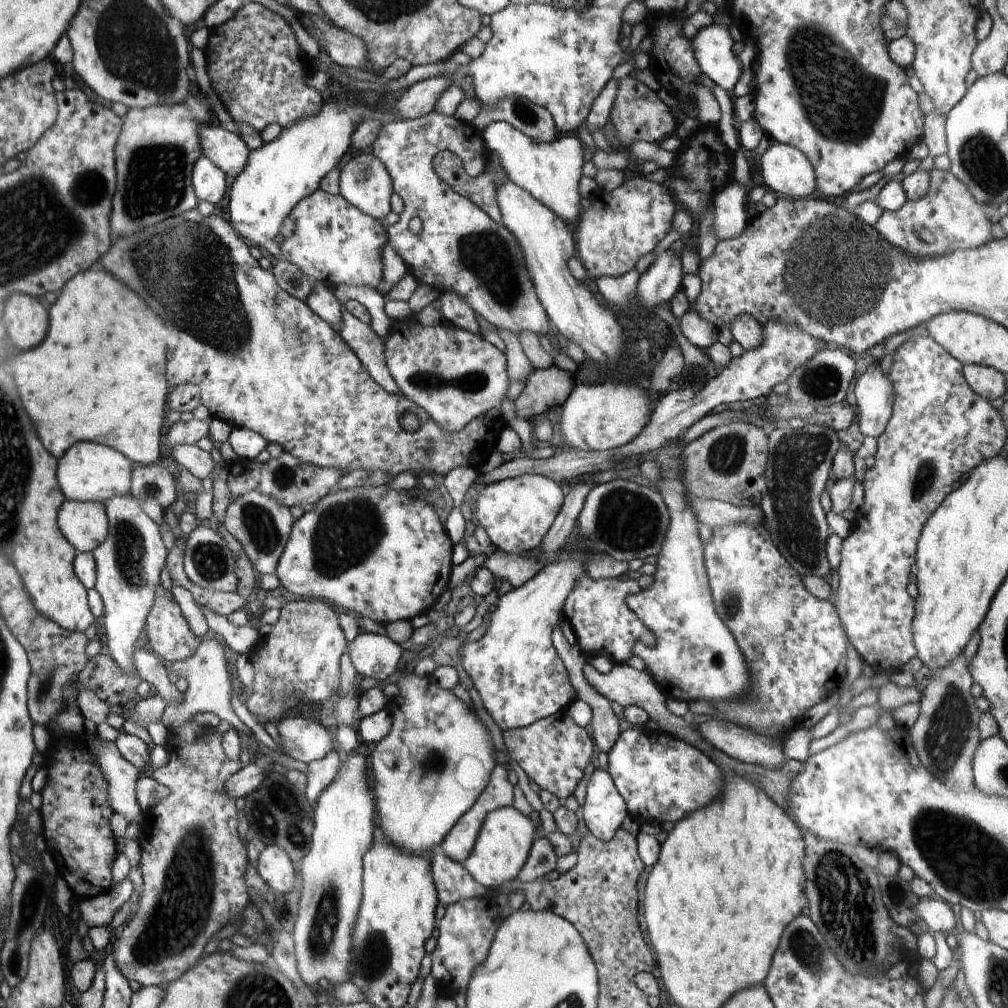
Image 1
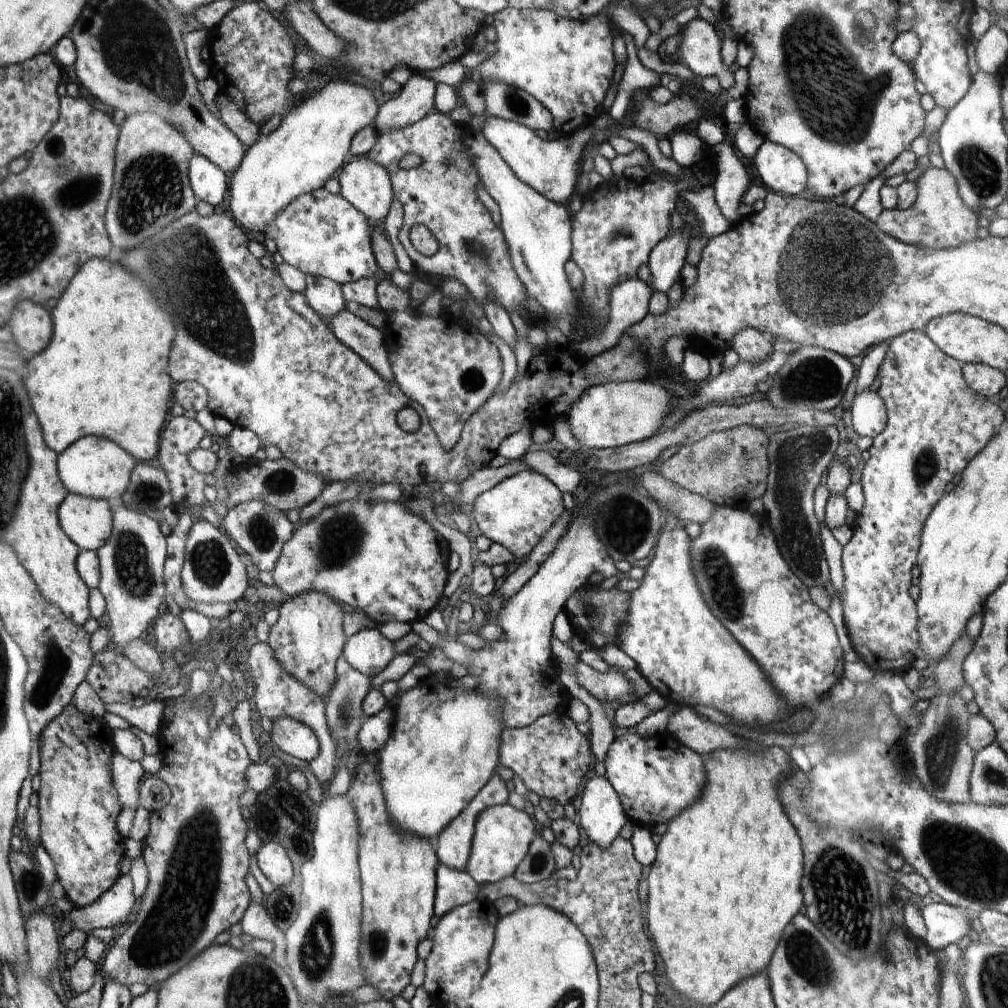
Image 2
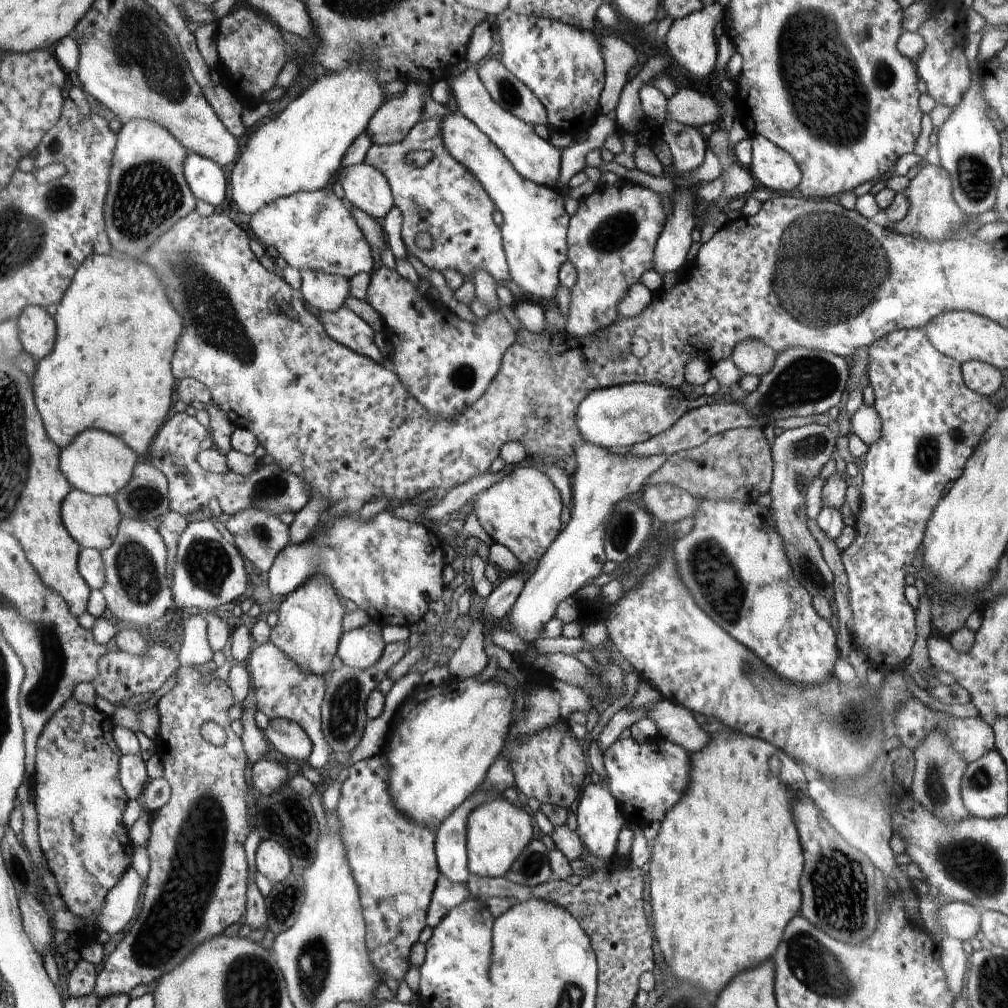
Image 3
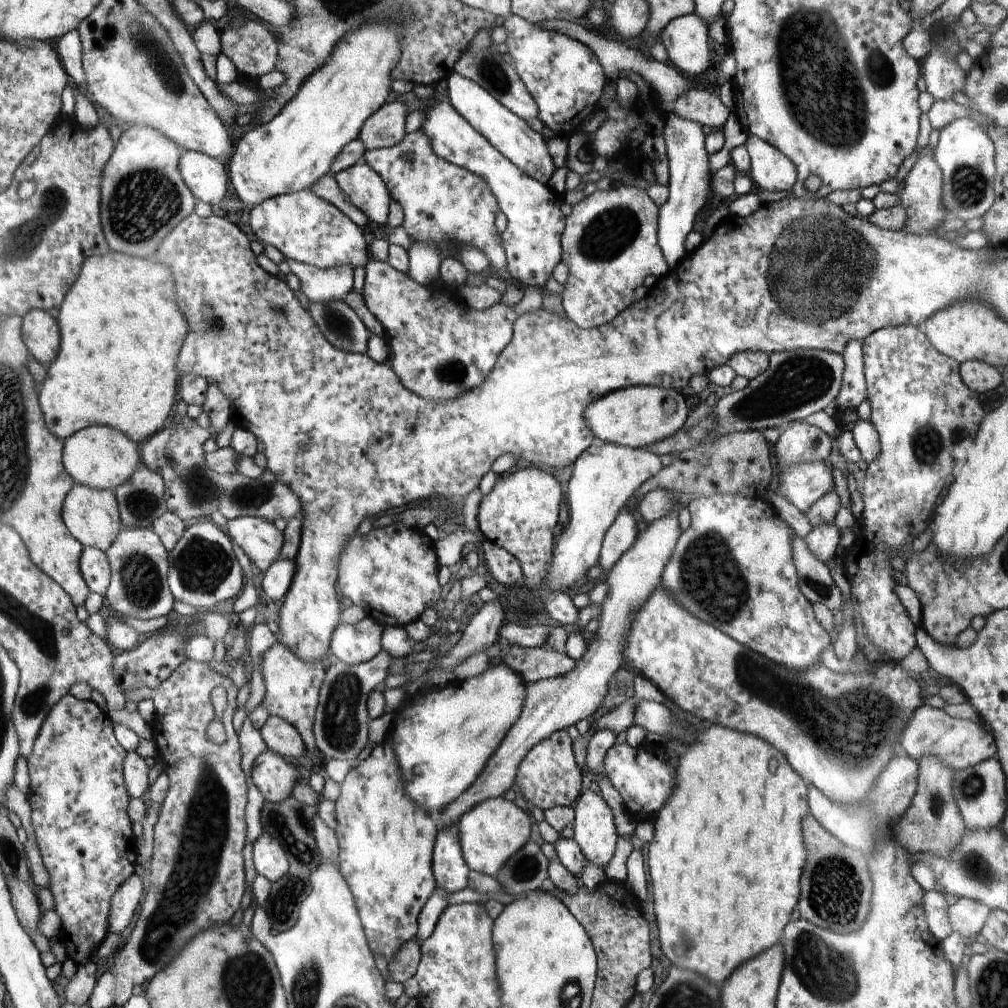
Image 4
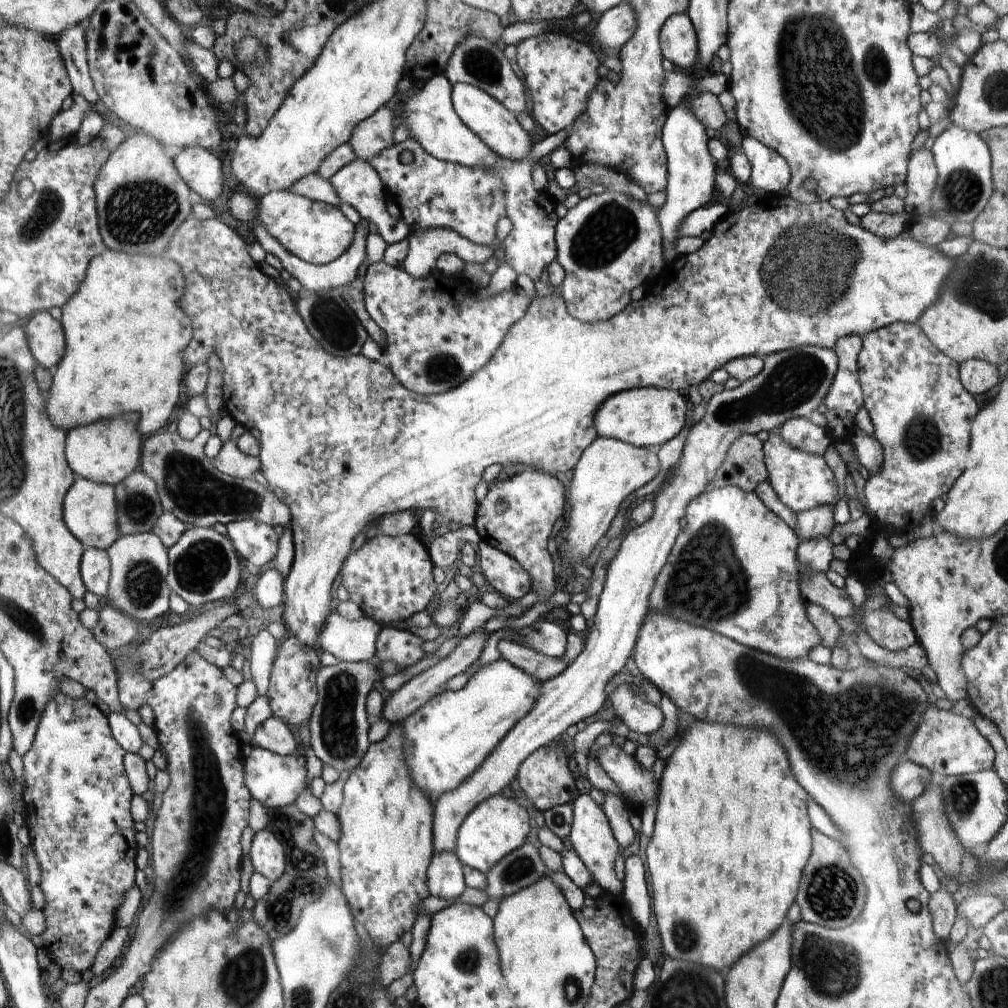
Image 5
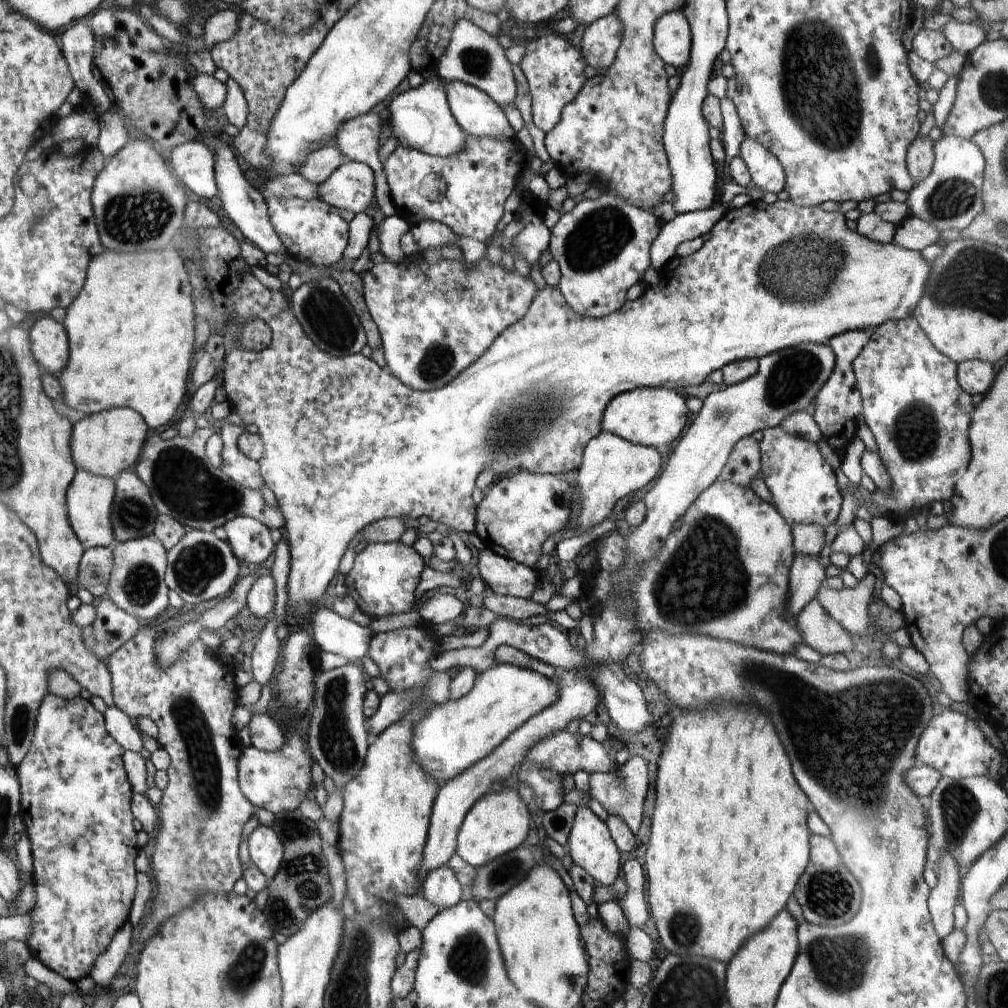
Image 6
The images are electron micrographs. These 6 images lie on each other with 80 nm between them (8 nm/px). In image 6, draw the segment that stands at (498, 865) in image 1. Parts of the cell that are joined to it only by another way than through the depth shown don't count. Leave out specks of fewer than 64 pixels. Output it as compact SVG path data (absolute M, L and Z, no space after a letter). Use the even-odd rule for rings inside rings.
M515 788L488 791L482 795L459 828L456 854L475 869L524 844L530 830L530 812Z

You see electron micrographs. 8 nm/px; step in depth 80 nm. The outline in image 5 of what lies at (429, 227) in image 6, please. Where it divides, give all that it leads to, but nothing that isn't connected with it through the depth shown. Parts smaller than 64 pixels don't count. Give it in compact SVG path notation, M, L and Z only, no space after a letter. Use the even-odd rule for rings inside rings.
M440 227L411 231L407 239L409 251L401 266L414 278L422 278L435 270L435 260L442 253L454 253L464 262L482 264L496 255L495 246L477 245L455 230Z

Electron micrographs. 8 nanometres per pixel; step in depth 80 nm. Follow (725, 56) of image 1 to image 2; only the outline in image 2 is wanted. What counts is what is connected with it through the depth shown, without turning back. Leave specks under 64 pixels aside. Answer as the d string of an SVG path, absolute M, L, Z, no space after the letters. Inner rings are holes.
M697 17L679 29L680 60L694 74L701 77L716 76L721 88L730 89L734 84L734 66L723 63L721 49L723 40L712 24Z

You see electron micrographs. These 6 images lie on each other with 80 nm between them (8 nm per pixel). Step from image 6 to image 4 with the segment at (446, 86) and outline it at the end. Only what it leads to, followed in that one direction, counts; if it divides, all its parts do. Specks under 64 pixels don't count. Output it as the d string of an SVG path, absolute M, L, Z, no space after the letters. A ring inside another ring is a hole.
M453 72L447 79L448 94L456 112L466 119L490 144L501 152L510 162L523 170L535 181L548 185L550 177L555 172L550 154L548 153L548 136L534 132L532 127L517 114L510 112L501 102L498 102L482 85Z

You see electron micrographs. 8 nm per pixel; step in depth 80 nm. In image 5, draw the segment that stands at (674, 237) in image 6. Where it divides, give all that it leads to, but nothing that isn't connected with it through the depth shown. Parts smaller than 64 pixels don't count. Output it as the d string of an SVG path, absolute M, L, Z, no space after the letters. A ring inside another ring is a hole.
M723 203L711 206L700 206L687 214L677 226L677 234L684 236L700 236L706 230L712 230L713 226L727 215L726 205Z

